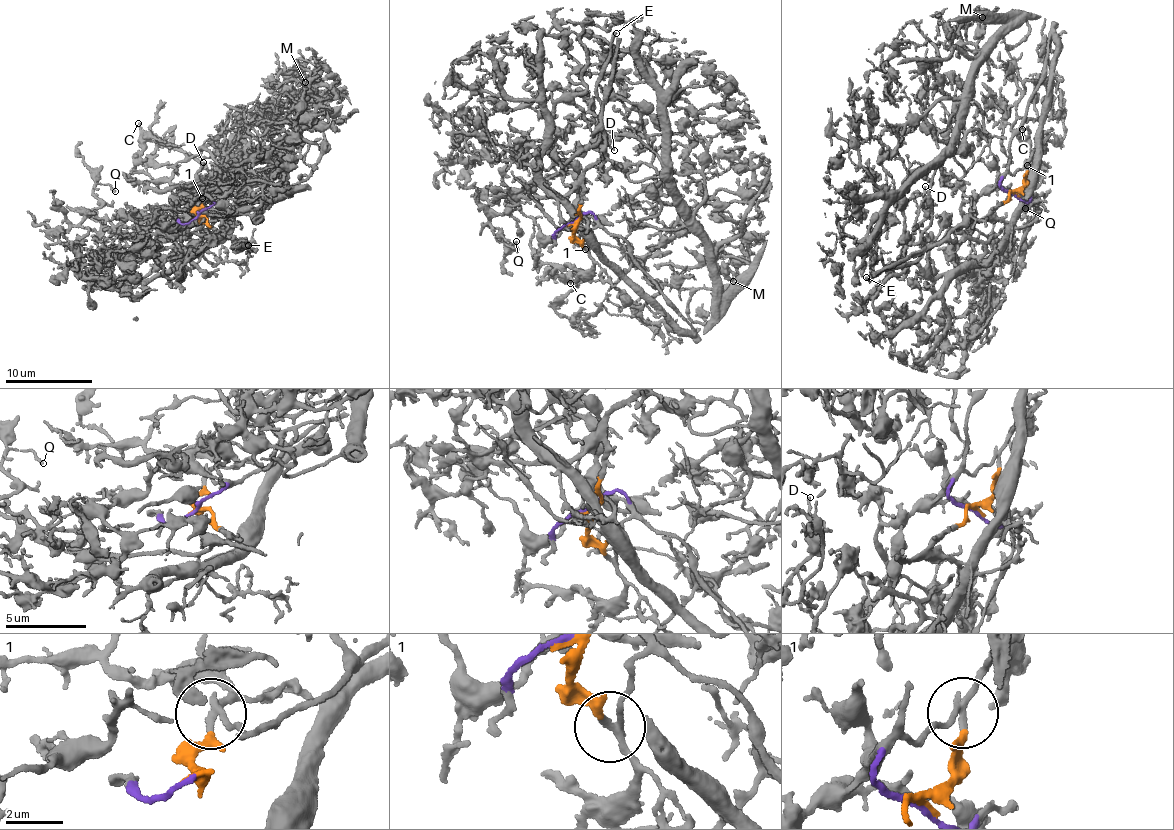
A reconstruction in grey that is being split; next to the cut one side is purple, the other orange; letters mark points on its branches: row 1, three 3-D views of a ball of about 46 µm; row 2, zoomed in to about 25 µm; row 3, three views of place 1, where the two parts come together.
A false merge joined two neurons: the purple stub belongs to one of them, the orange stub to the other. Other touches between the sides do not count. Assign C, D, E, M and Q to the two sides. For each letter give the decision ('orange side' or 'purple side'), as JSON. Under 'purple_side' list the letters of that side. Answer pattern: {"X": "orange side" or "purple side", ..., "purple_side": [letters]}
{"C": "orange side", "D": "purple side", "E": "orange side", "M": "purple side", "Q": "orange side", "purple_side": ["D", "M"]}

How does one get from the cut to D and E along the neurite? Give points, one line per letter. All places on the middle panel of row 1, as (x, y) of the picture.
D: (572, 222), (589, 212), (622, 238), (653, 285), (712, 287), (663, 161), (628, 134), (599, 140), (614, 150)
E: (572, 222), (581, 216), (577, 208), (586, 171), (601, 158), (606, 144), (603, 104), (596, 90), (617, 33)

